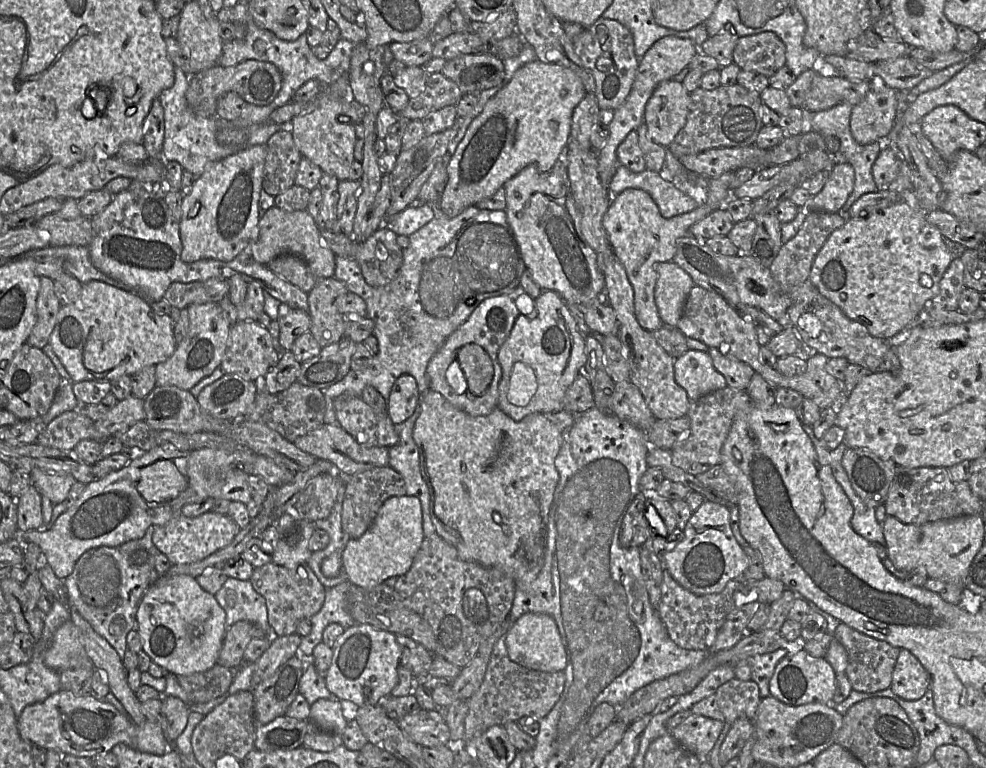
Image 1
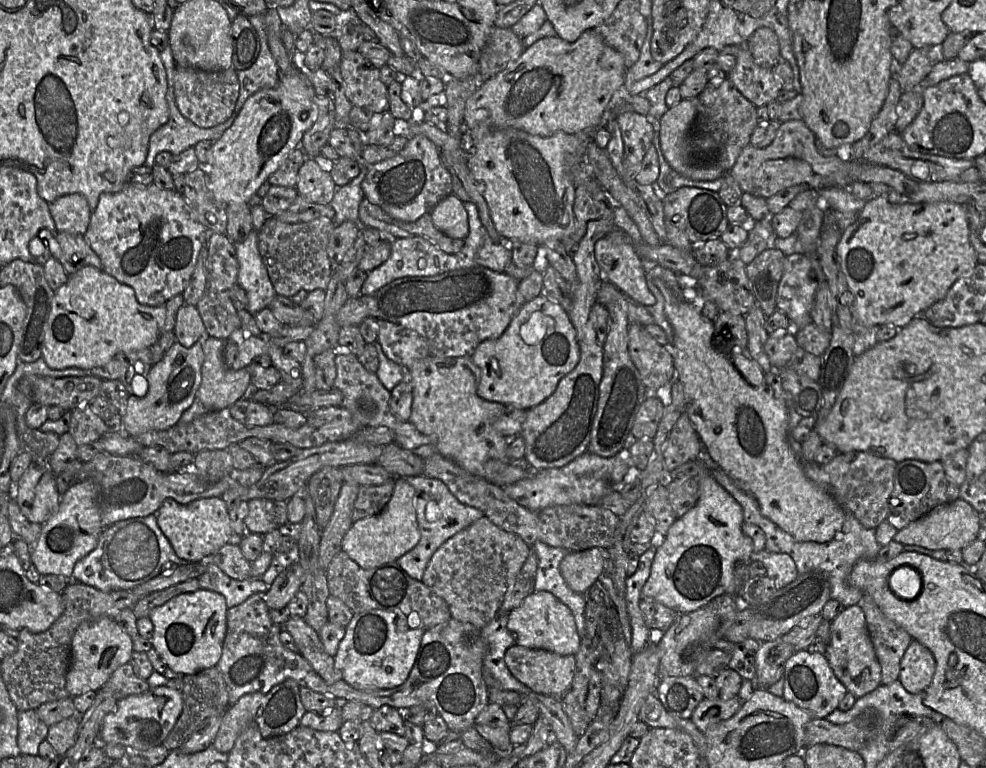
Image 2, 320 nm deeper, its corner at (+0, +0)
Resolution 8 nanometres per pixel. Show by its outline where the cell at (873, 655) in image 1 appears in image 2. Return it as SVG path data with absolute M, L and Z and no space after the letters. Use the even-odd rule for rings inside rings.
M864 595L858 605L865 614L867 630L881 666L881 684L891 684L899 680L900 663L913 638L888 619L870 595Z

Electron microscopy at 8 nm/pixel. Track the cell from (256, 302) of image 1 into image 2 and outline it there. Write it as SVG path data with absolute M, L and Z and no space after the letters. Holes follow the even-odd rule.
M209 232L208 255L206 260L206 289L197 304L208 336L227 339L231 333L241 327L238 311L230 298L230 289L237 283L238 262L235 246L225 234Z

